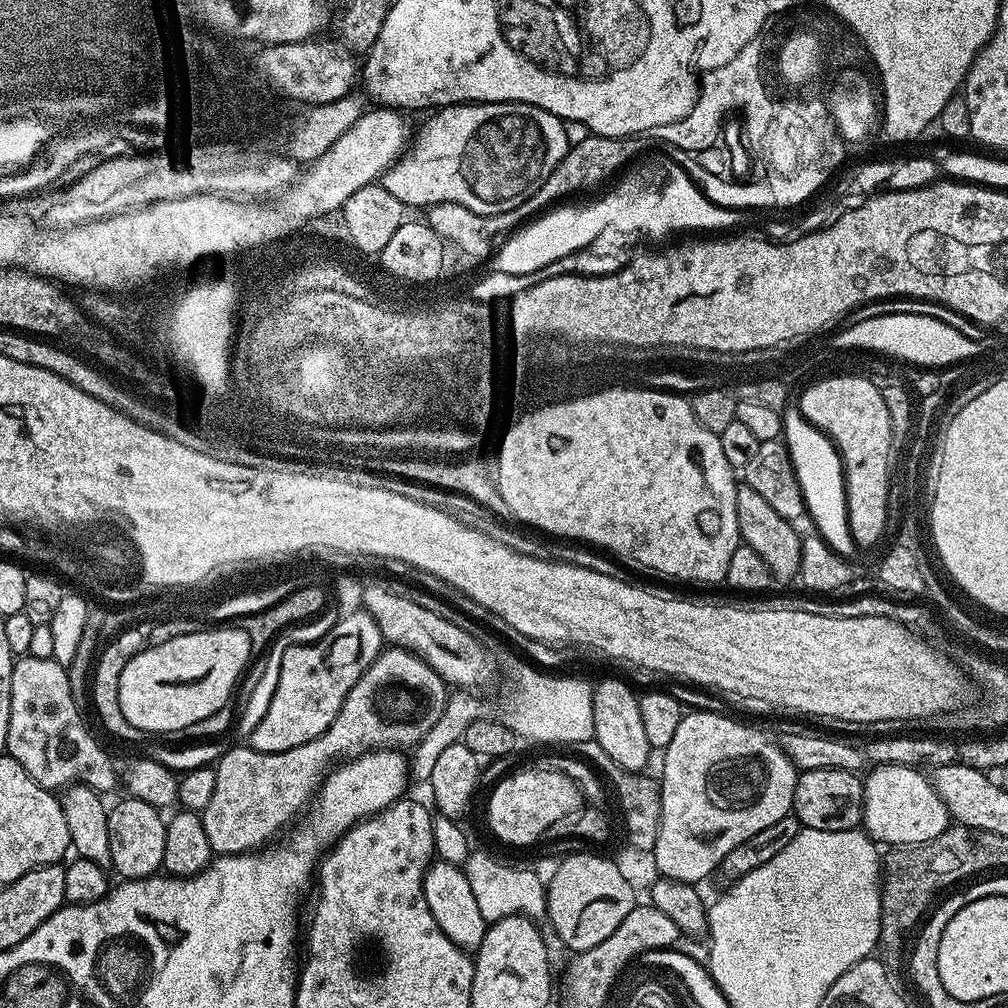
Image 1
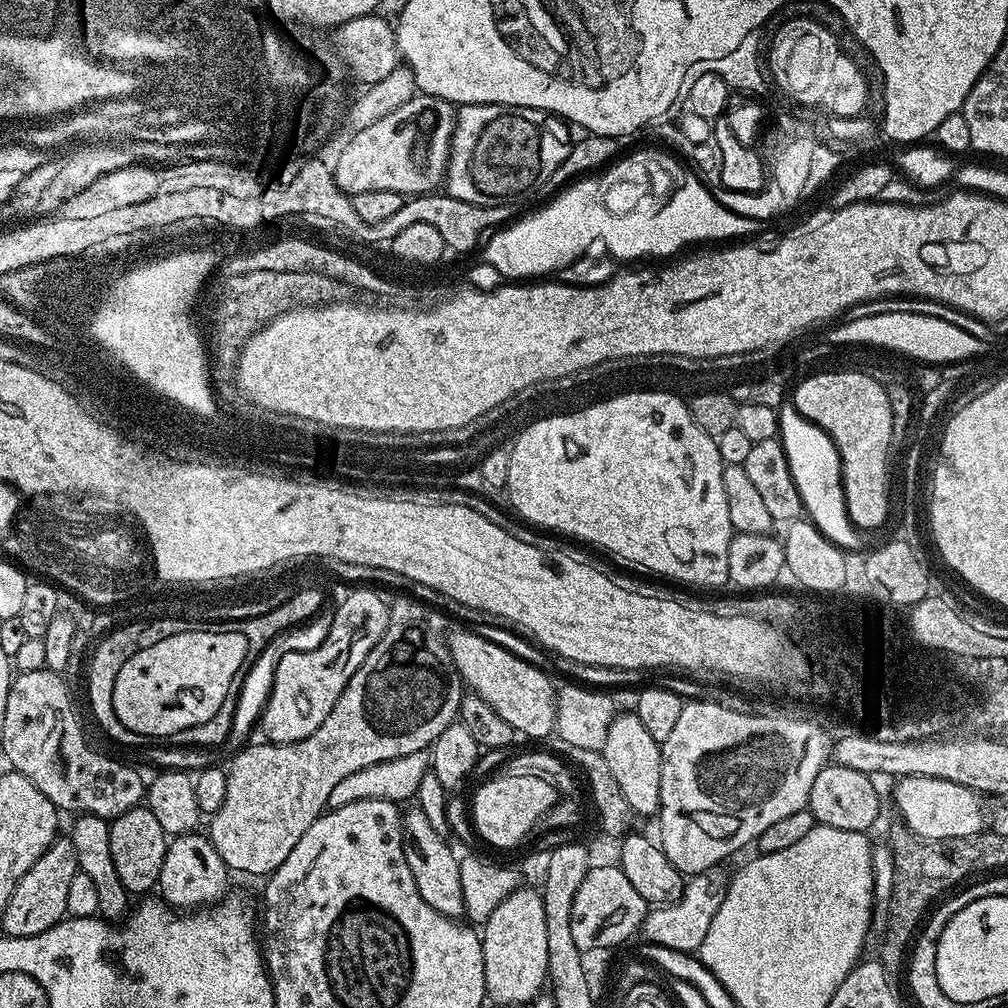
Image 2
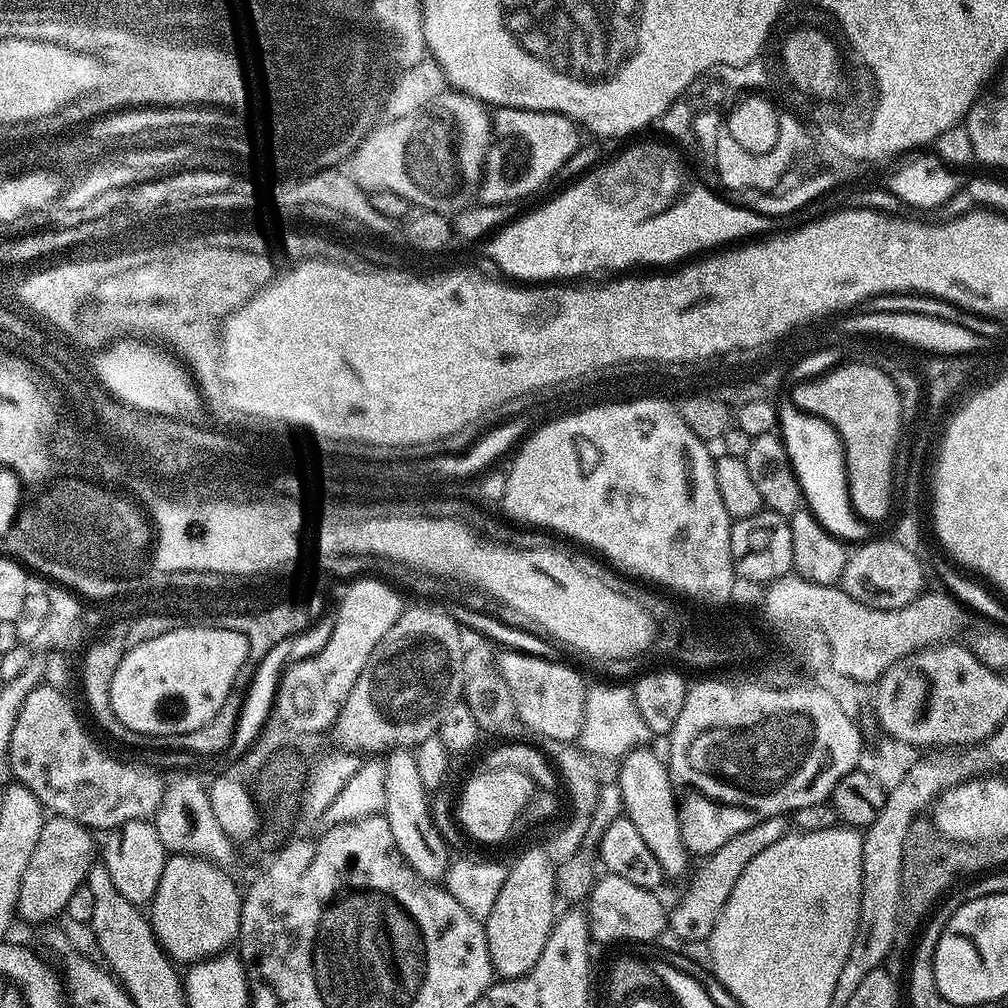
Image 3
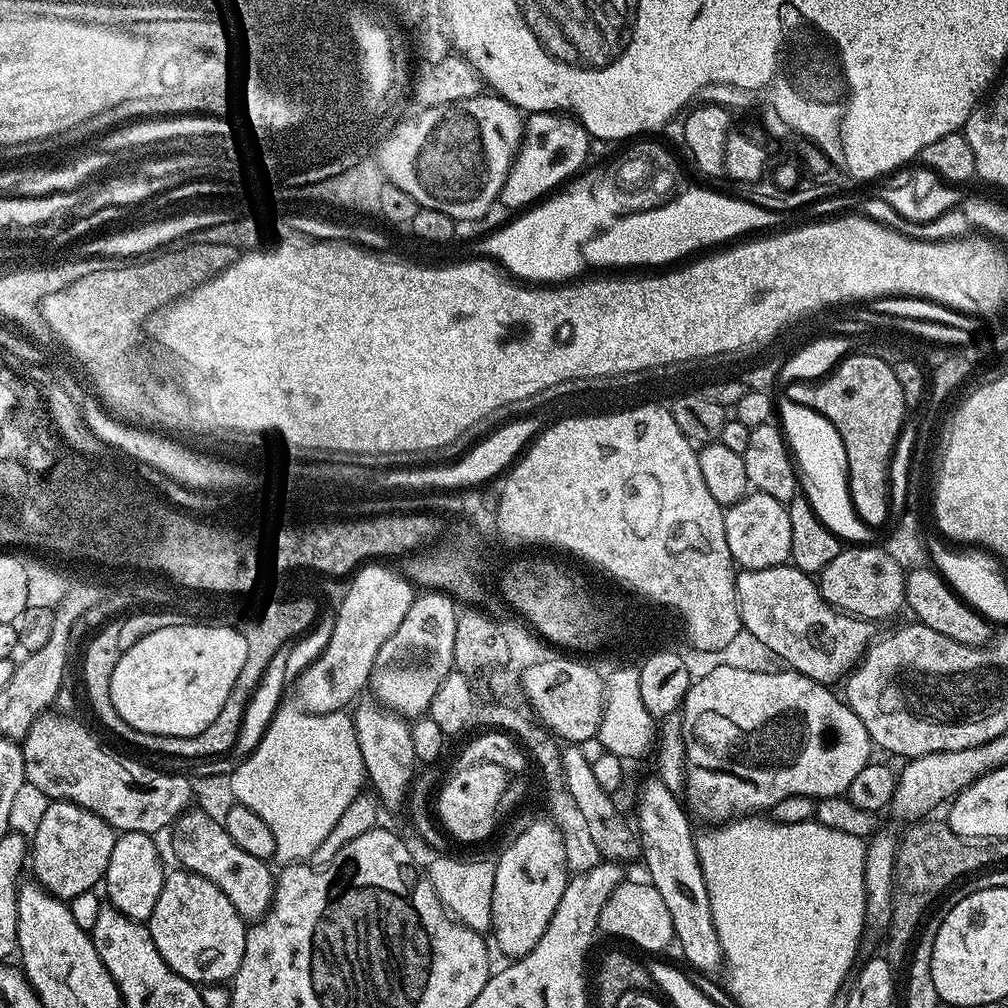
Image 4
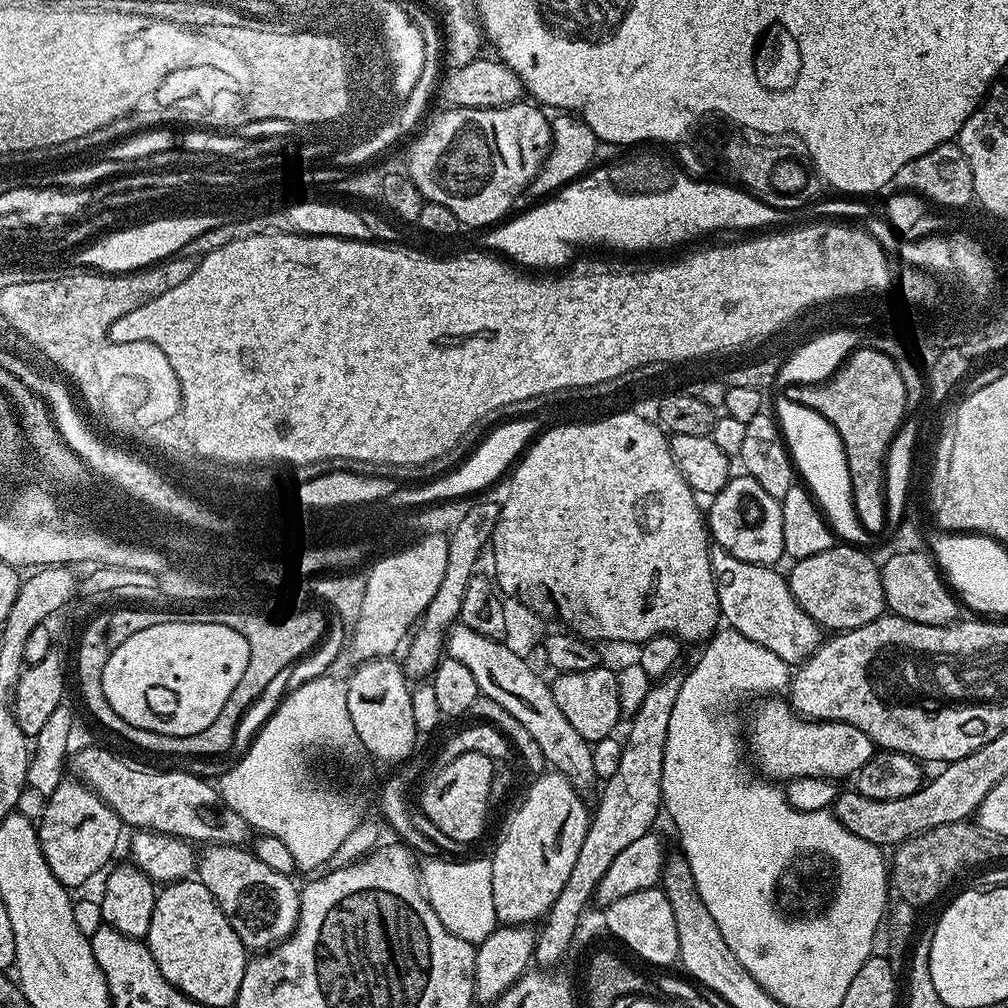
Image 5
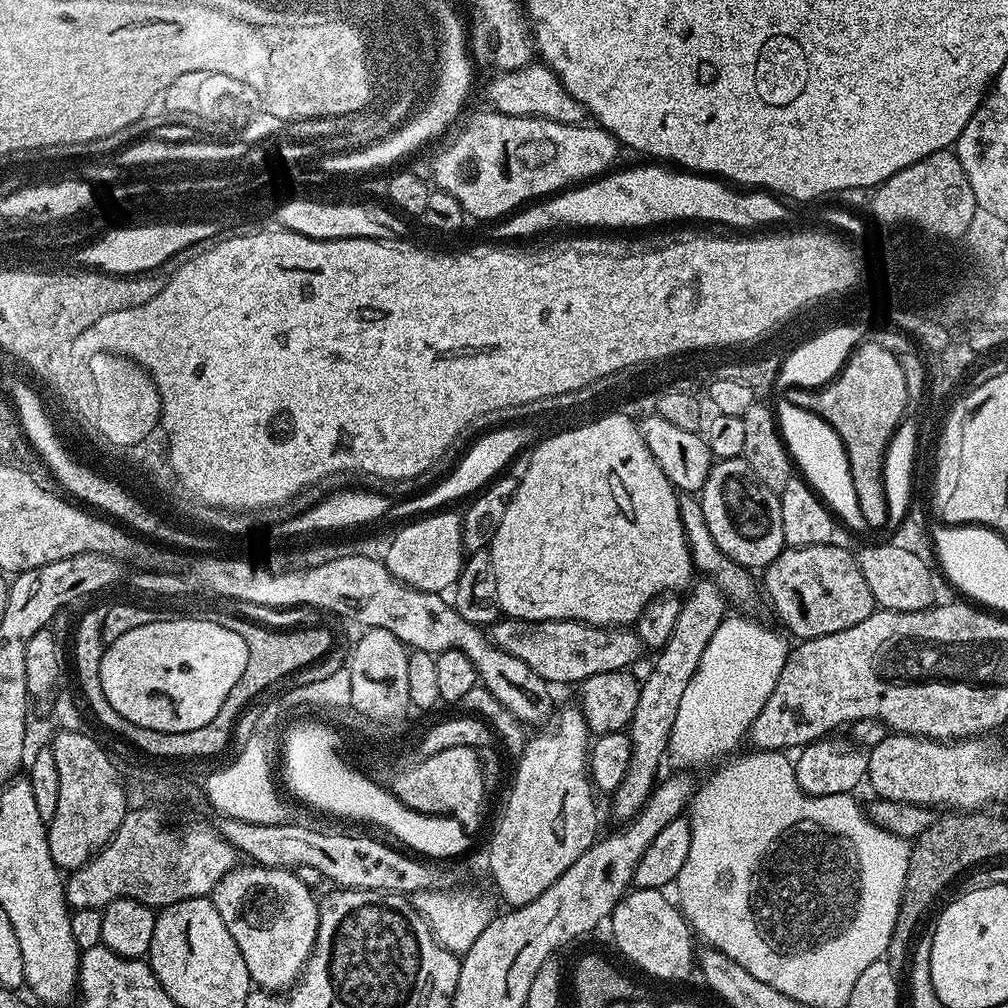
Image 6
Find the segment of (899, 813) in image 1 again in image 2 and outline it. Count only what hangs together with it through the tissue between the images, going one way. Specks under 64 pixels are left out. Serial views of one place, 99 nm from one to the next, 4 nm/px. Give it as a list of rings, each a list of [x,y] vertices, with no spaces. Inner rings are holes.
[[[902,776],[895,781],[896,808],[900,811],[903,827],[909,828],[922,838],[945,840],[962,838],[985,831],[986,812],[981,793],[958,782],[946,782],[942,778],[925,776]]]

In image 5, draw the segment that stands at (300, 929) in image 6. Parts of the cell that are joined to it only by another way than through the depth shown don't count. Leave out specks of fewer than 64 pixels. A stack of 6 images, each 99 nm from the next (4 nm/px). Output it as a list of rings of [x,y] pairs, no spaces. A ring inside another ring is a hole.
[[[209,844],[201,851],[198,856],[198,863],[194,869],[195,875],[204,883],[206,890],[210,890],[210,894],[214,894],[214,898],[218,902],[218,906],[222,910],[222,914],[226,914],[226,918],[230,922],[230,926],[234,930],[234,934],[238,934],[238,938],[243,942],[245,949],[248,950],[268,950],[280,943],[285,936],[291,933],[295,923],[296,916],[300,912],[300,894],[297,885],[292,885],[294,882],[292,876],[283,876],[278,874],[278,870],[270,870],[270,866],[265,866],[264,863],[258,862],[255,851],[249,850],[244,846],[237,846],[235,844]]]

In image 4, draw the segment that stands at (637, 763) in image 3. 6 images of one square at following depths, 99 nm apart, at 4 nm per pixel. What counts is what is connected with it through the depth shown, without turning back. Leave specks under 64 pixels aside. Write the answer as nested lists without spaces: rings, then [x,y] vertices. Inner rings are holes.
[[[652,778],[641,786],[635,823],[638,825],[642,864],[648,867],[647,879],[656,887],[658,894],[662,894],[666,910],[670,910],[675,943],[680,943],[685,958],[693,964],[692,968],[697,973],[712,974],[716,967],[724,964],[724,951],[718,942],[718,930],[714,930],[710,894],[706,890],[706,878],[698,858],[696,836],[692,832],[693,821],[685,805],[680,805],[676,799],[677,793],[671,792],[659,778]]]

